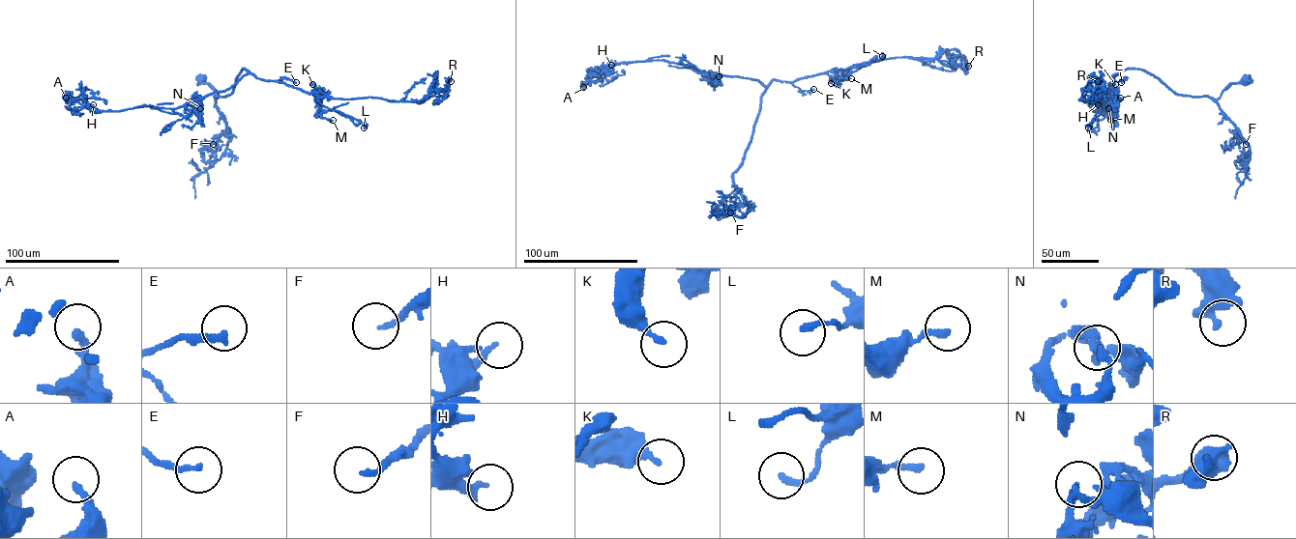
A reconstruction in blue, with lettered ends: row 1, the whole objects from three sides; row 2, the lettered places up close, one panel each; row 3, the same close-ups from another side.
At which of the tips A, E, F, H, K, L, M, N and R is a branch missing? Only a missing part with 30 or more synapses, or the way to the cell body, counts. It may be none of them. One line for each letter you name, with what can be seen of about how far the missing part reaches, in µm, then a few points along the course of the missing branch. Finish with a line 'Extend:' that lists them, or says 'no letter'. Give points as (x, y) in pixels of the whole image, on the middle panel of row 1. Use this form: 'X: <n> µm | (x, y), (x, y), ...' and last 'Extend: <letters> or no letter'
Extend: no letter

